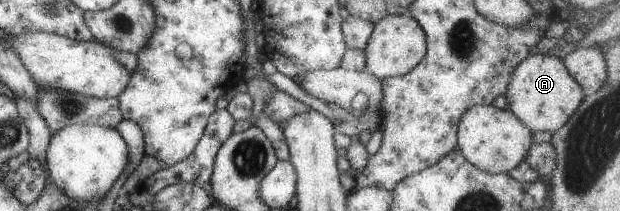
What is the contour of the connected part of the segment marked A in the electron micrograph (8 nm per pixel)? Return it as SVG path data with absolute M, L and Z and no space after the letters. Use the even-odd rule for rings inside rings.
M539 52L529 55L516 66L505 94L508 99L507 109L510 109L532 132L554 133L557 129L564 127L564 124L580 107L586 93L570 75L562 59Z

